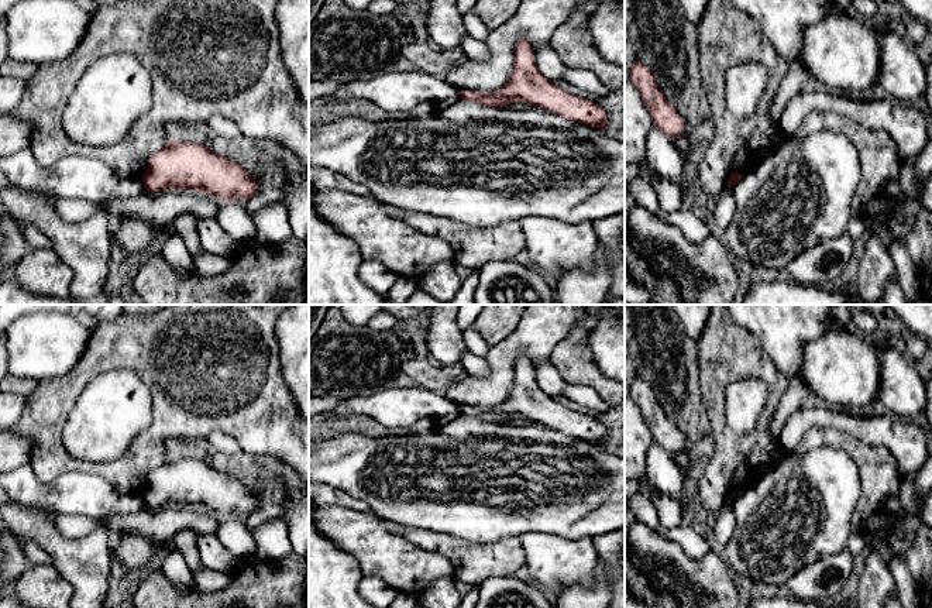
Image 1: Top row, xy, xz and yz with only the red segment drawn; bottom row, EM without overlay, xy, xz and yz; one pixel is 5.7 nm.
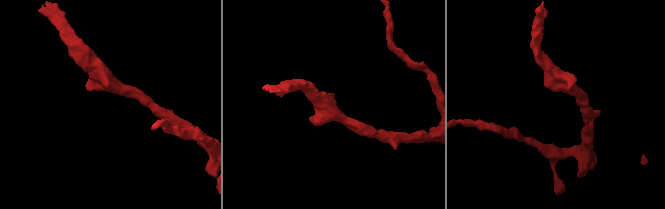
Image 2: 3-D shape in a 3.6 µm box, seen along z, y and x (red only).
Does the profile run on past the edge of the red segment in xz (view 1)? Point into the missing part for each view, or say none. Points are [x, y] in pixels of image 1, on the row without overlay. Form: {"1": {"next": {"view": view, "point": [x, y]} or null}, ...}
{"1": {"next": null}}

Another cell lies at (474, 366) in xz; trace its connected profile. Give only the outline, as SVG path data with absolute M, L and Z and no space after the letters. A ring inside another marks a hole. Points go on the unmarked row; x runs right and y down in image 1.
M467 351L462 355L462 358L460 360L460 365L462 367L467 375L471 375L471 377L488 377L489 375L489 367L485 358L478 357L470 351Z

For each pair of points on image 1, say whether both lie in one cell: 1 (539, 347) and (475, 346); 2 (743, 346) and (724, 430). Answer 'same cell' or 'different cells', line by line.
1: different cells
2: same cell

